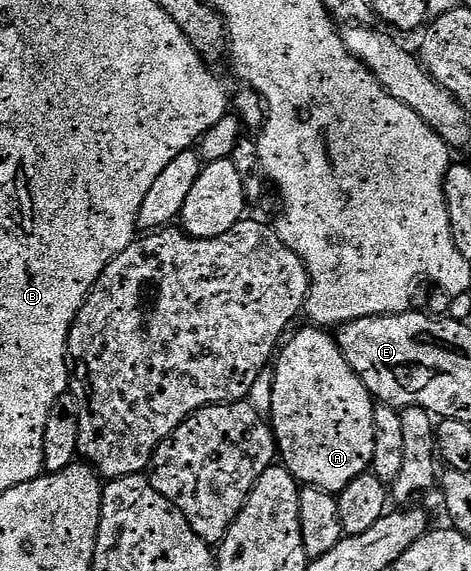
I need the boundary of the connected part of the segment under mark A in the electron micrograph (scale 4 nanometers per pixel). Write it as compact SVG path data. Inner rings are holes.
M309 328L300 330L294 338L291 336L277 354L272 367L274 386L272 411L268 414L268 420L274 431L277 456L286 470L303 486L323 489L337 495L344 491L344 487L348 487L348 483L352 483L352 479L370 469L376 402L356 371L352 371L348 359L344 359L337 340L331 334L329 337L325 328Z

